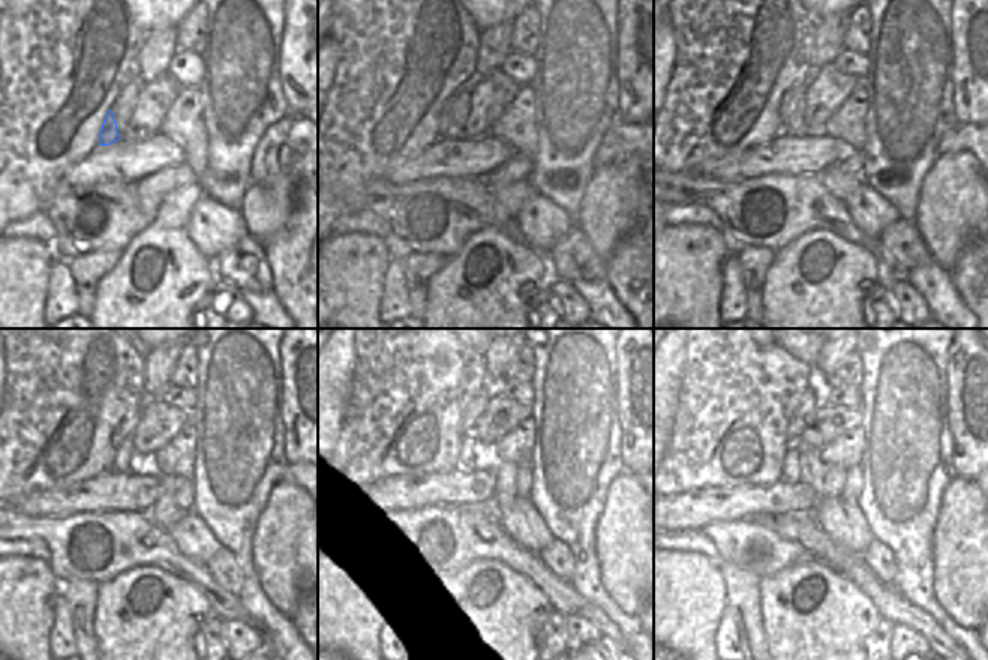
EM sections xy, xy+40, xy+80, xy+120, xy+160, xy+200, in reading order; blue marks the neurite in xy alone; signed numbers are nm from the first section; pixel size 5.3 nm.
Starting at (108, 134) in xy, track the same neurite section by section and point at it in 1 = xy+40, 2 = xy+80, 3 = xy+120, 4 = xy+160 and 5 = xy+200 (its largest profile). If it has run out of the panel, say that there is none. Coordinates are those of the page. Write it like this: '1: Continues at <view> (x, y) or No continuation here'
1: Continues at xy+40 (444, 126)
2: Continues at xy+80 (790, 98)
3: Continues at xy+120 (126, 428)
4: Continues at xy+160 (474, 410)
5: Continues at xy+200 (813, 399)

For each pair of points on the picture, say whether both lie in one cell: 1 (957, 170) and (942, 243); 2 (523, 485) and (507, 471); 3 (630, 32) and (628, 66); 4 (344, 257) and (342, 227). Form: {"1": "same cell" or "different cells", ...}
{"1": "same cell", "2": "different cells", "3": "same cell", "4": "different cells"}

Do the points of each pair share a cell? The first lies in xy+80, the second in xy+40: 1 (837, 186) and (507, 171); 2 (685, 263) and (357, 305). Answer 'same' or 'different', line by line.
1: different
2: same

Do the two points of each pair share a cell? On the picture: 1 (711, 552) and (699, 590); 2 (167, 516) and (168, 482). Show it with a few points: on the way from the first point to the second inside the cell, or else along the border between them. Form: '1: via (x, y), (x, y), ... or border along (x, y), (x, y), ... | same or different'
1: border along (675, 549), (702, 552), (718, 566) | different
2: via (167, 507), (167, 491) | same

